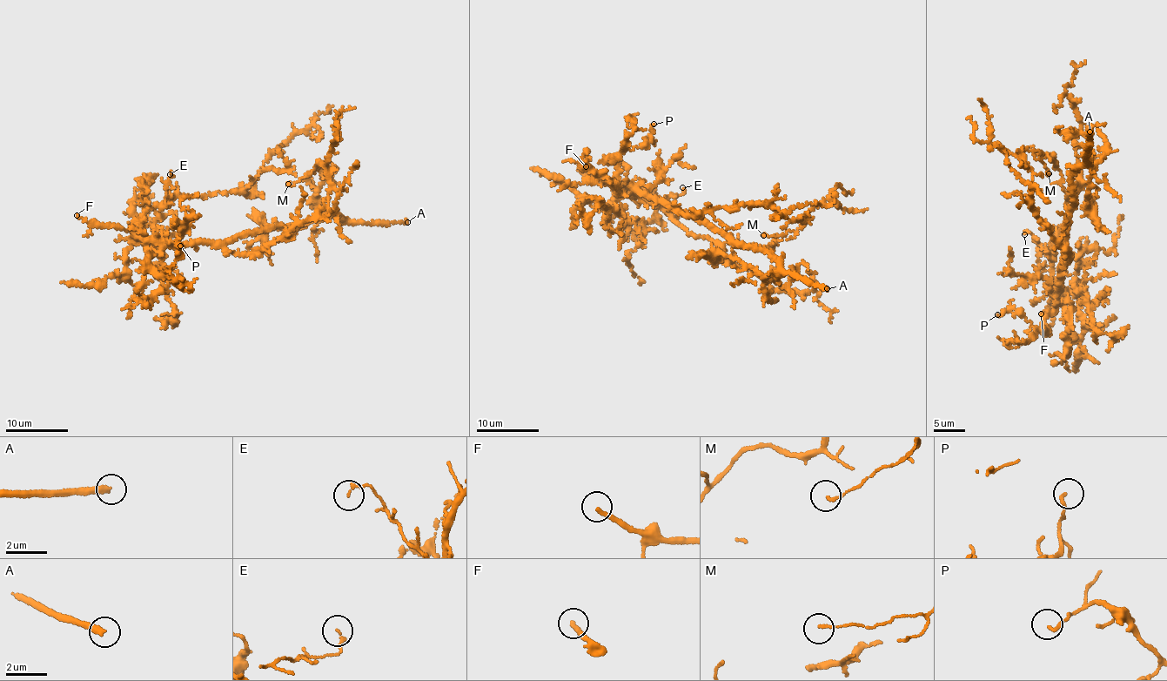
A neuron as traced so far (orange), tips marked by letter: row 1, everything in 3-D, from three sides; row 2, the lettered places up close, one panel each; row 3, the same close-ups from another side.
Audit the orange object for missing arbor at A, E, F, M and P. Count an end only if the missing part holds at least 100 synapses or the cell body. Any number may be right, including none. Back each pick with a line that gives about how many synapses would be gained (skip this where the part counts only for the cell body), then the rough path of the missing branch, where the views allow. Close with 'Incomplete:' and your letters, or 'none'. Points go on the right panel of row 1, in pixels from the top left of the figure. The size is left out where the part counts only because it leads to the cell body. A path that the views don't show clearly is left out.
A: about 200 synapses
Incomplete: A, F

